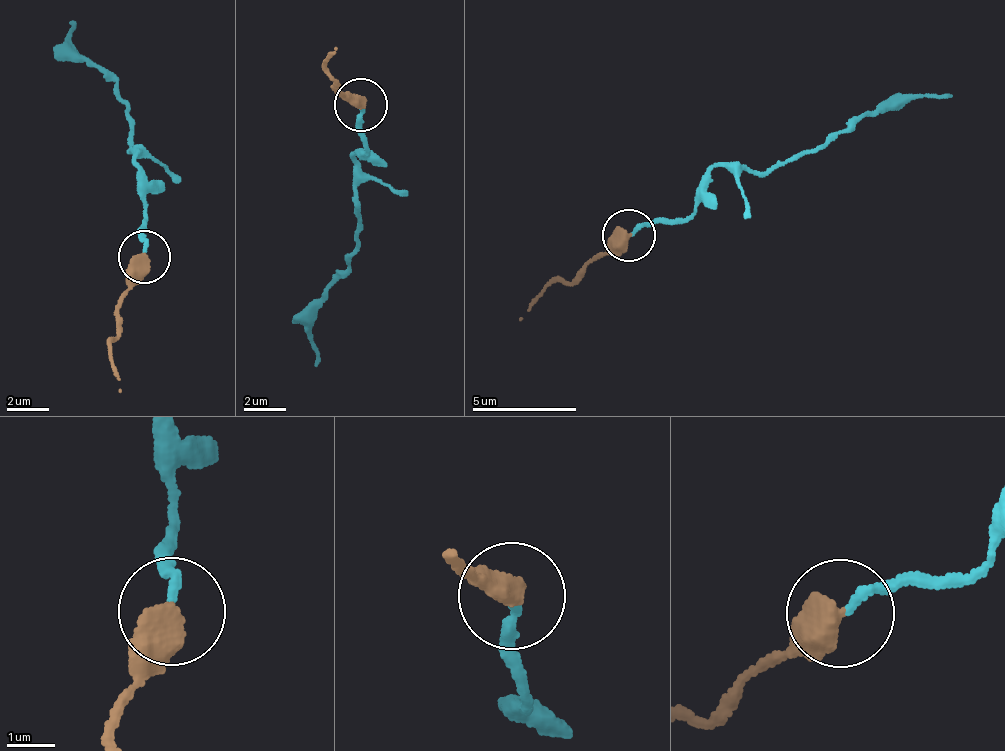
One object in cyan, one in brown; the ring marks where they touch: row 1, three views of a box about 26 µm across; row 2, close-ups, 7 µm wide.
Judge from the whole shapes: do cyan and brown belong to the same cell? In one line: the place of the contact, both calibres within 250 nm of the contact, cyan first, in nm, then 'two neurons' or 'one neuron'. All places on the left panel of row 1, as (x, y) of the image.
place (144, 256); calibres 180 and 600 nm; one neuron

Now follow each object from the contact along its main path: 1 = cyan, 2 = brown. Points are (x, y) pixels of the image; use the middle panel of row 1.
1: (362, 107), (365, 150), (352, 159), (358, 214), (348, 264), (315, 310), (314, 364)
2: (362, 103), (324, 68), (335, 47)

